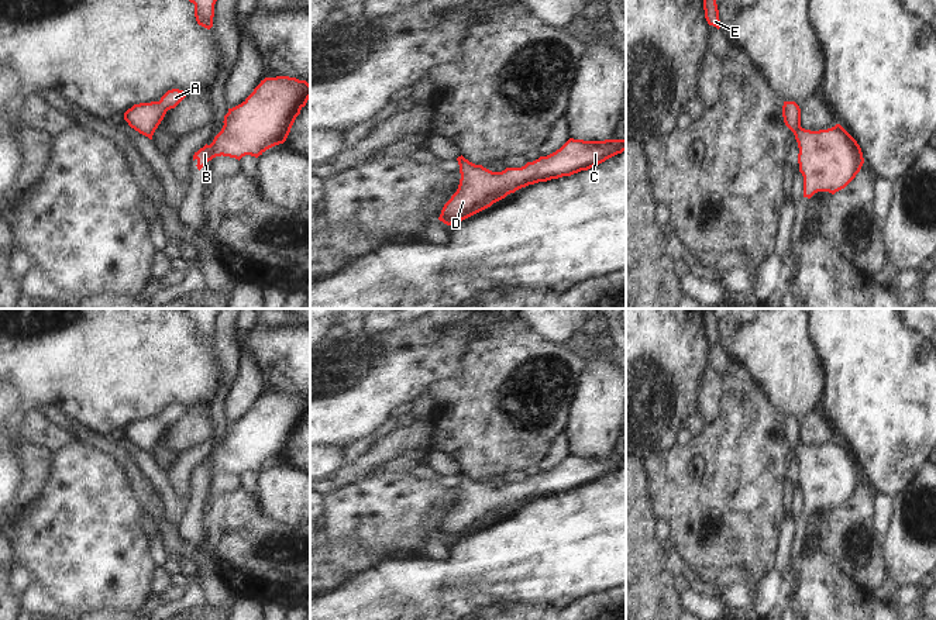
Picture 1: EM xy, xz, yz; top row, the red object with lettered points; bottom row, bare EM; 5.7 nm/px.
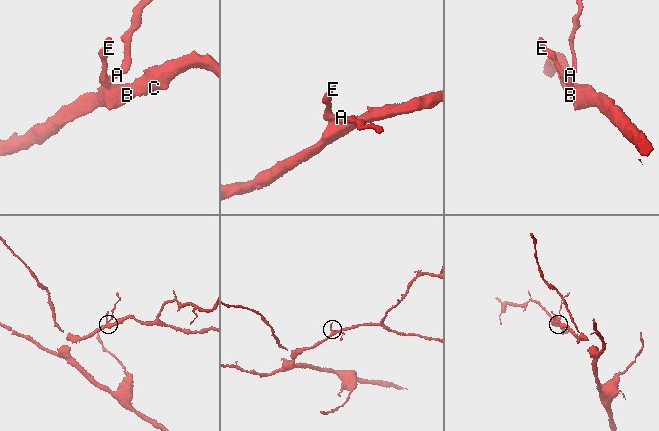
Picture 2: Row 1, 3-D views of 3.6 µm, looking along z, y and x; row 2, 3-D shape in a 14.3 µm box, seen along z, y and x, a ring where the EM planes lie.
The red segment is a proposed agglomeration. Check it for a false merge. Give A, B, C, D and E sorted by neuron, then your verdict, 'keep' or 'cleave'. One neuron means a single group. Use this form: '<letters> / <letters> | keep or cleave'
A B C D E | keep

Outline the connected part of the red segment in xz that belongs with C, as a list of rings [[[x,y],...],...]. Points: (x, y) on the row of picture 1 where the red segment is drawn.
[[[569,138],[555,152],[502,172],[492,172],[461,155],[457,158],[461,173],[458,189],[444,204],[438,220],[447,225],[458,224],[522,187],[588,170],[623,151],[626,140]]]

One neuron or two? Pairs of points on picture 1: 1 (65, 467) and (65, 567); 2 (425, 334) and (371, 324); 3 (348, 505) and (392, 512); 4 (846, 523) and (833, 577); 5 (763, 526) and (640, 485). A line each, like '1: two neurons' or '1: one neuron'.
1: one neuron
2: two neurons
3: one neuron
4: two neurons
5: two neurons

